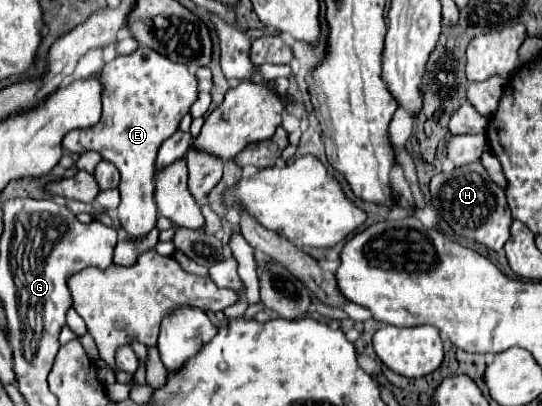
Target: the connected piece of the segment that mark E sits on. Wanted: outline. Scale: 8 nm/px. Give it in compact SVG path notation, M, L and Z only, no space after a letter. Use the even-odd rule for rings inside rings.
M141 46L133 54L117 56L113 62L105 64L101 80L105 90L103 116L99 124L85 130L71 130L63 138L63 148L71 154L93 150L117 166L121 172L121 204L117 208L117 216L123 230L127 230L131 238L139 238L157 222L157 204L153 200L153 162L157 160L157 150L161 142L179 128L181 118L197 100L197 78L189 74L185 64L171 62L155 50Z

